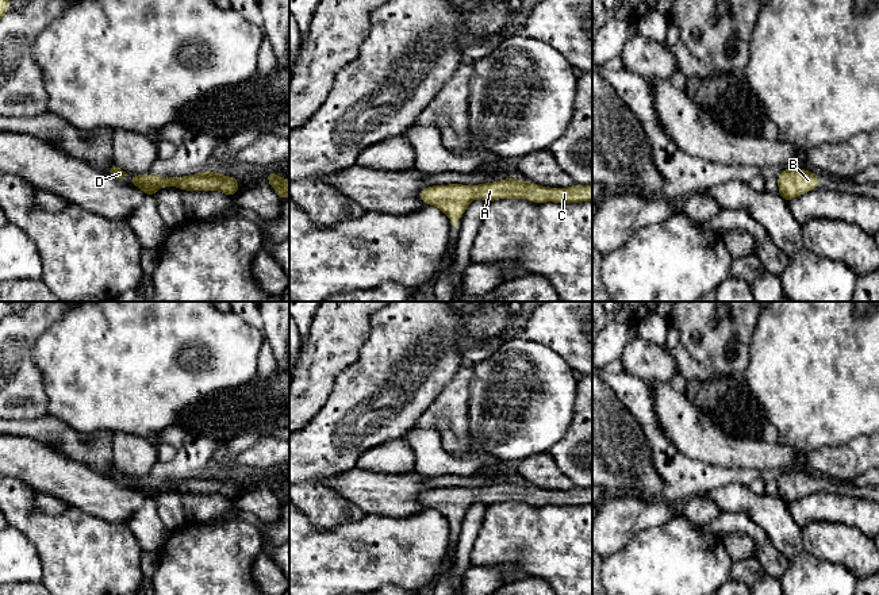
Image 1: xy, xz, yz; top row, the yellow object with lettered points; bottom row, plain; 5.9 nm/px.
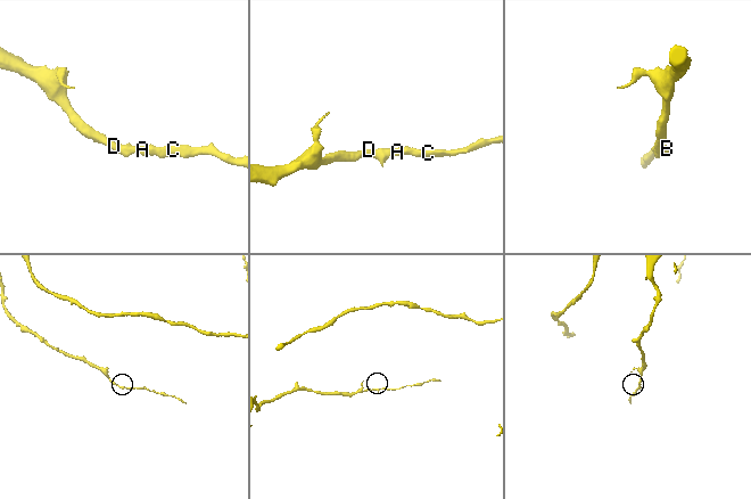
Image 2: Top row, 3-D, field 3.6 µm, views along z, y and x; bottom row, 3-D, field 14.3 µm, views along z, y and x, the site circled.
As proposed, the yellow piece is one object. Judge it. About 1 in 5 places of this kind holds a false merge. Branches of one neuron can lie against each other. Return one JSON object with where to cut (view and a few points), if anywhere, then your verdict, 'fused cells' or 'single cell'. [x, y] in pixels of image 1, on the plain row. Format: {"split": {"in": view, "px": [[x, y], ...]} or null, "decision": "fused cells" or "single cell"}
{"split": null, "decision": "single cell"}

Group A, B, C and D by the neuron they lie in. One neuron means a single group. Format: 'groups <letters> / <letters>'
groups A B C D

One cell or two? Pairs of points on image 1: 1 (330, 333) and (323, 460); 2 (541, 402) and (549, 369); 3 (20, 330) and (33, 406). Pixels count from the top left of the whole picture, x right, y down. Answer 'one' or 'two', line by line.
1: two
2: one
3: one

